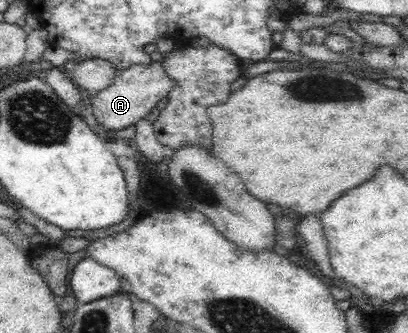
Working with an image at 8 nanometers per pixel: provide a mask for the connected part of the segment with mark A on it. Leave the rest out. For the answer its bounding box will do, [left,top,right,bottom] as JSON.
[92,60,175,130]

